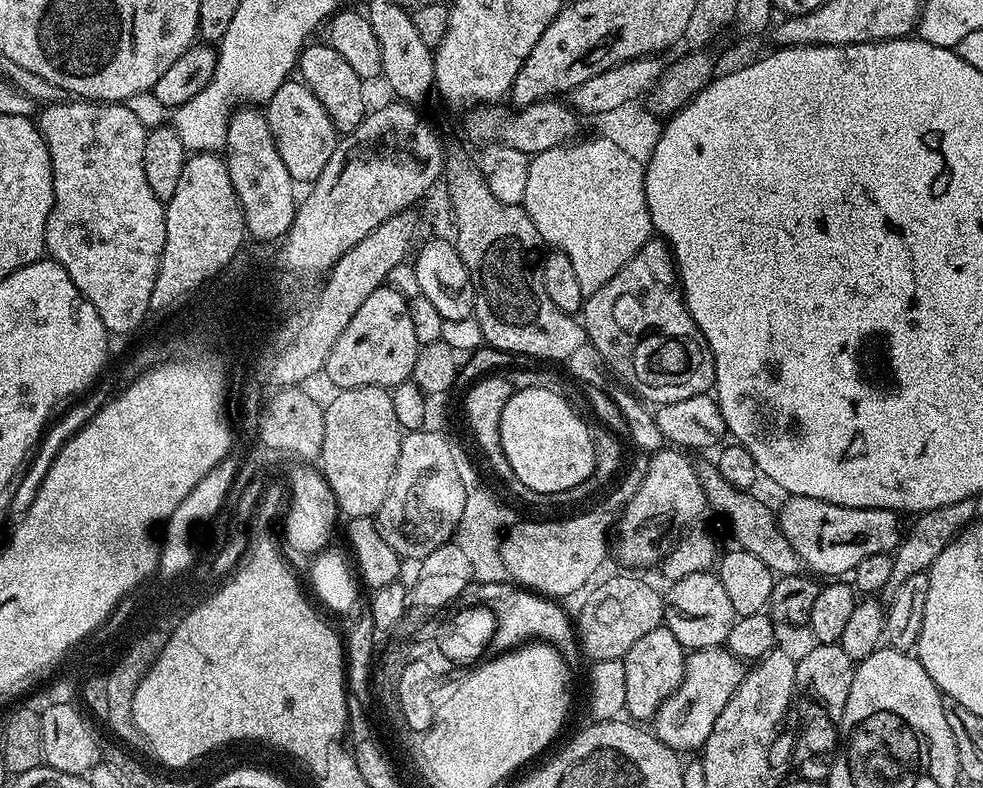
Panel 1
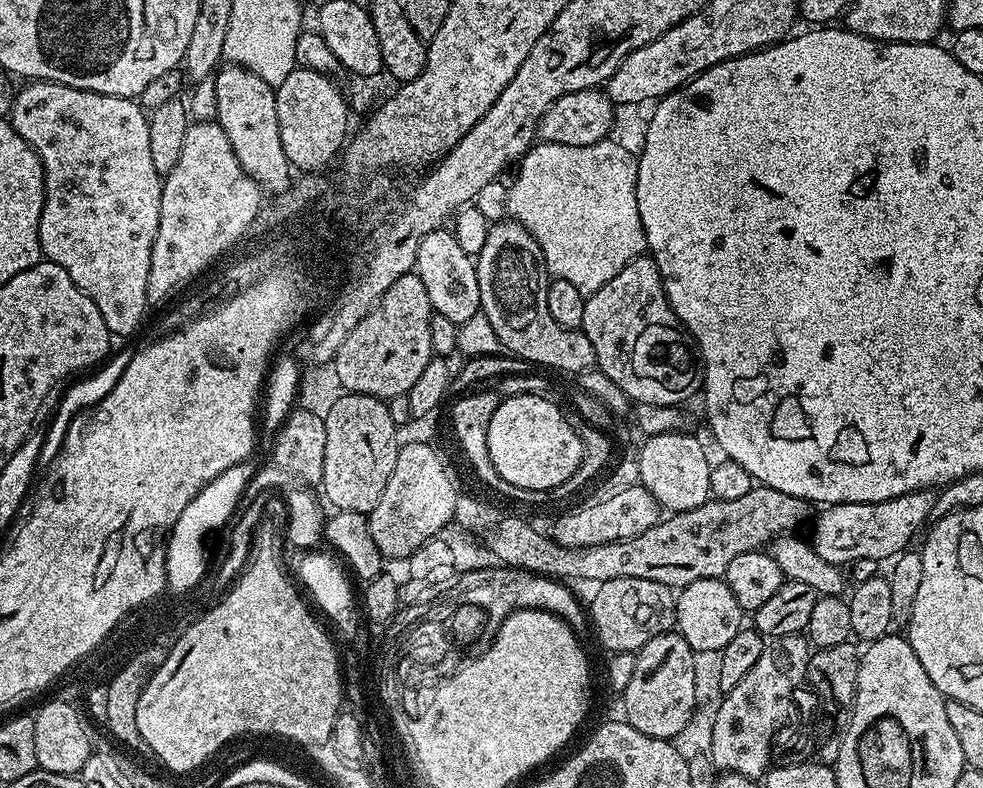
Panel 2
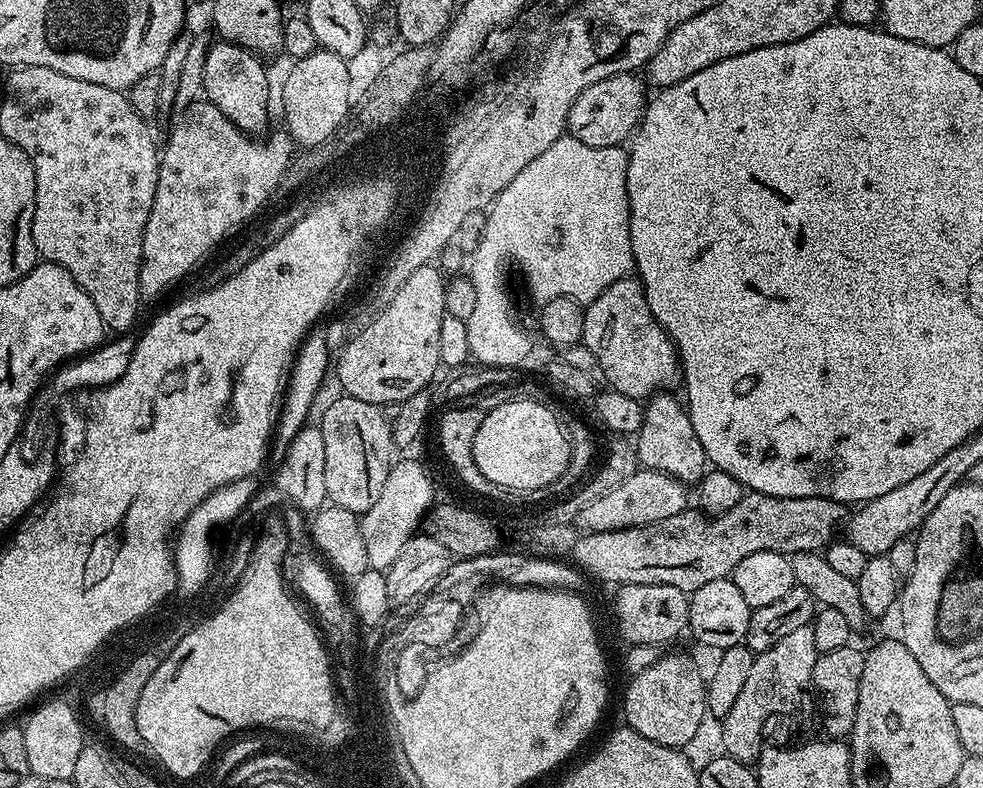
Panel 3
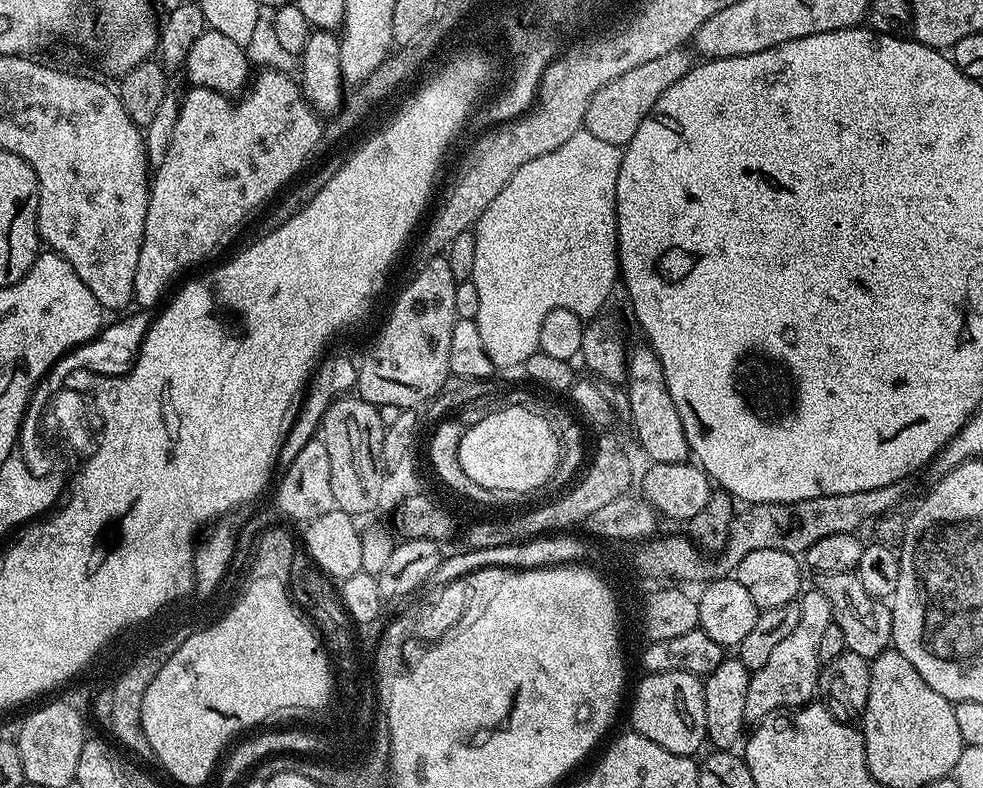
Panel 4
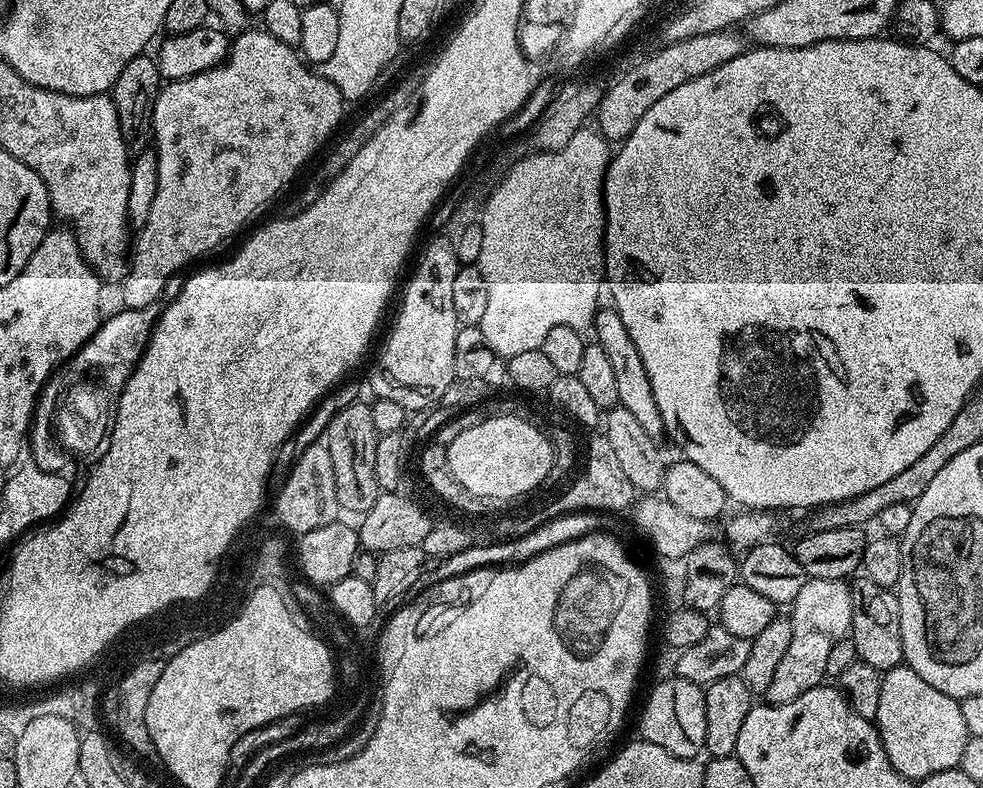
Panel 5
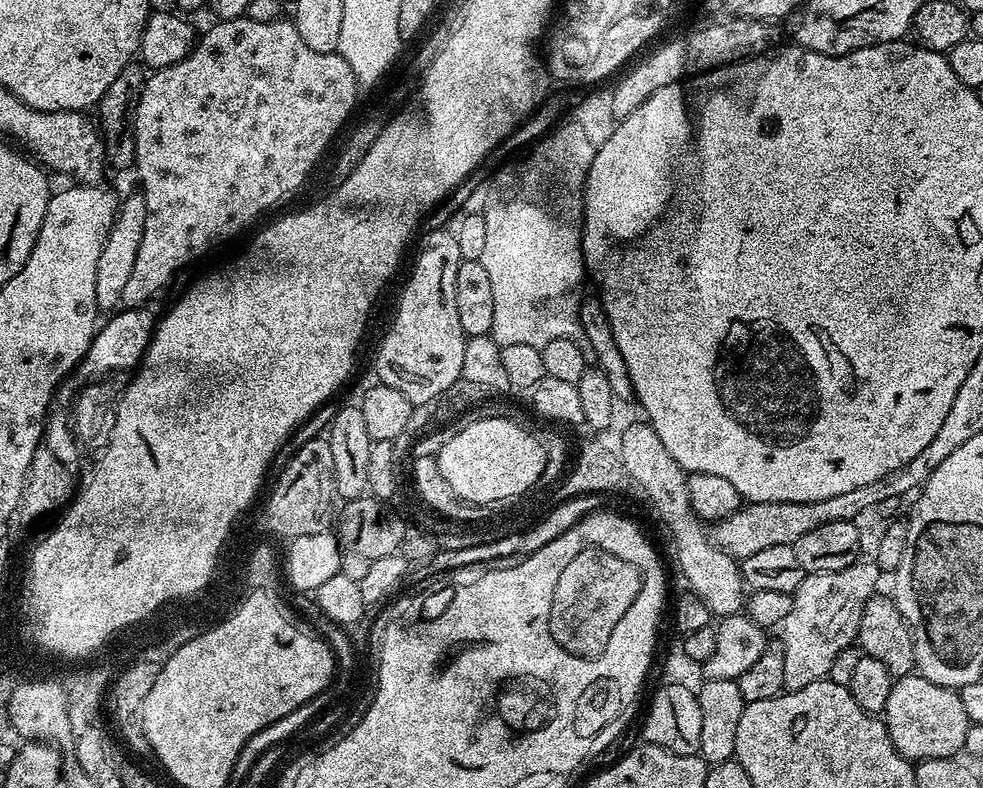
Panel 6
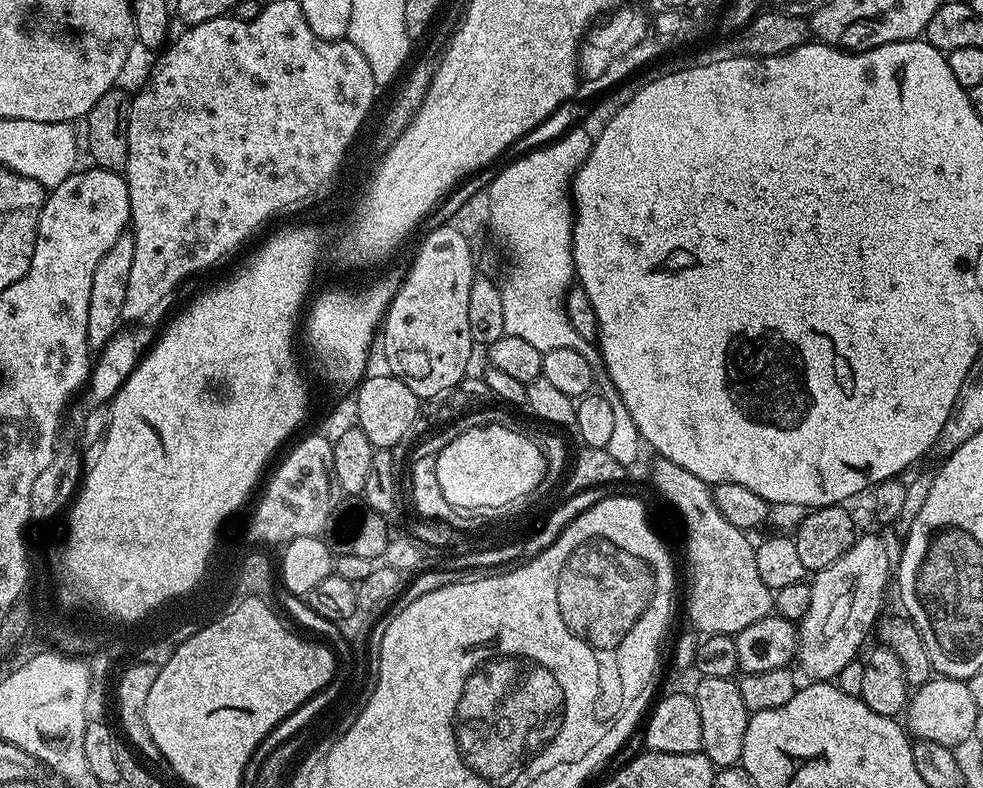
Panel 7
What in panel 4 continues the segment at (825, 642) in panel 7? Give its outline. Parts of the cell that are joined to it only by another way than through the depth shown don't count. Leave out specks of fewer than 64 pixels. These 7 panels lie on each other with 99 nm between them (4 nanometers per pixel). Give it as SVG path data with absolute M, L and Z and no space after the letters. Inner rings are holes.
M818 590L805 591L799 597L800 613L798 626L770 653L766 666L751 673L750 686L746 690L745 721L759 722L781 710L795 710L811 701L817 695L822 662L818 658L818 642L822 642L822 630L834 623L832 607Z

